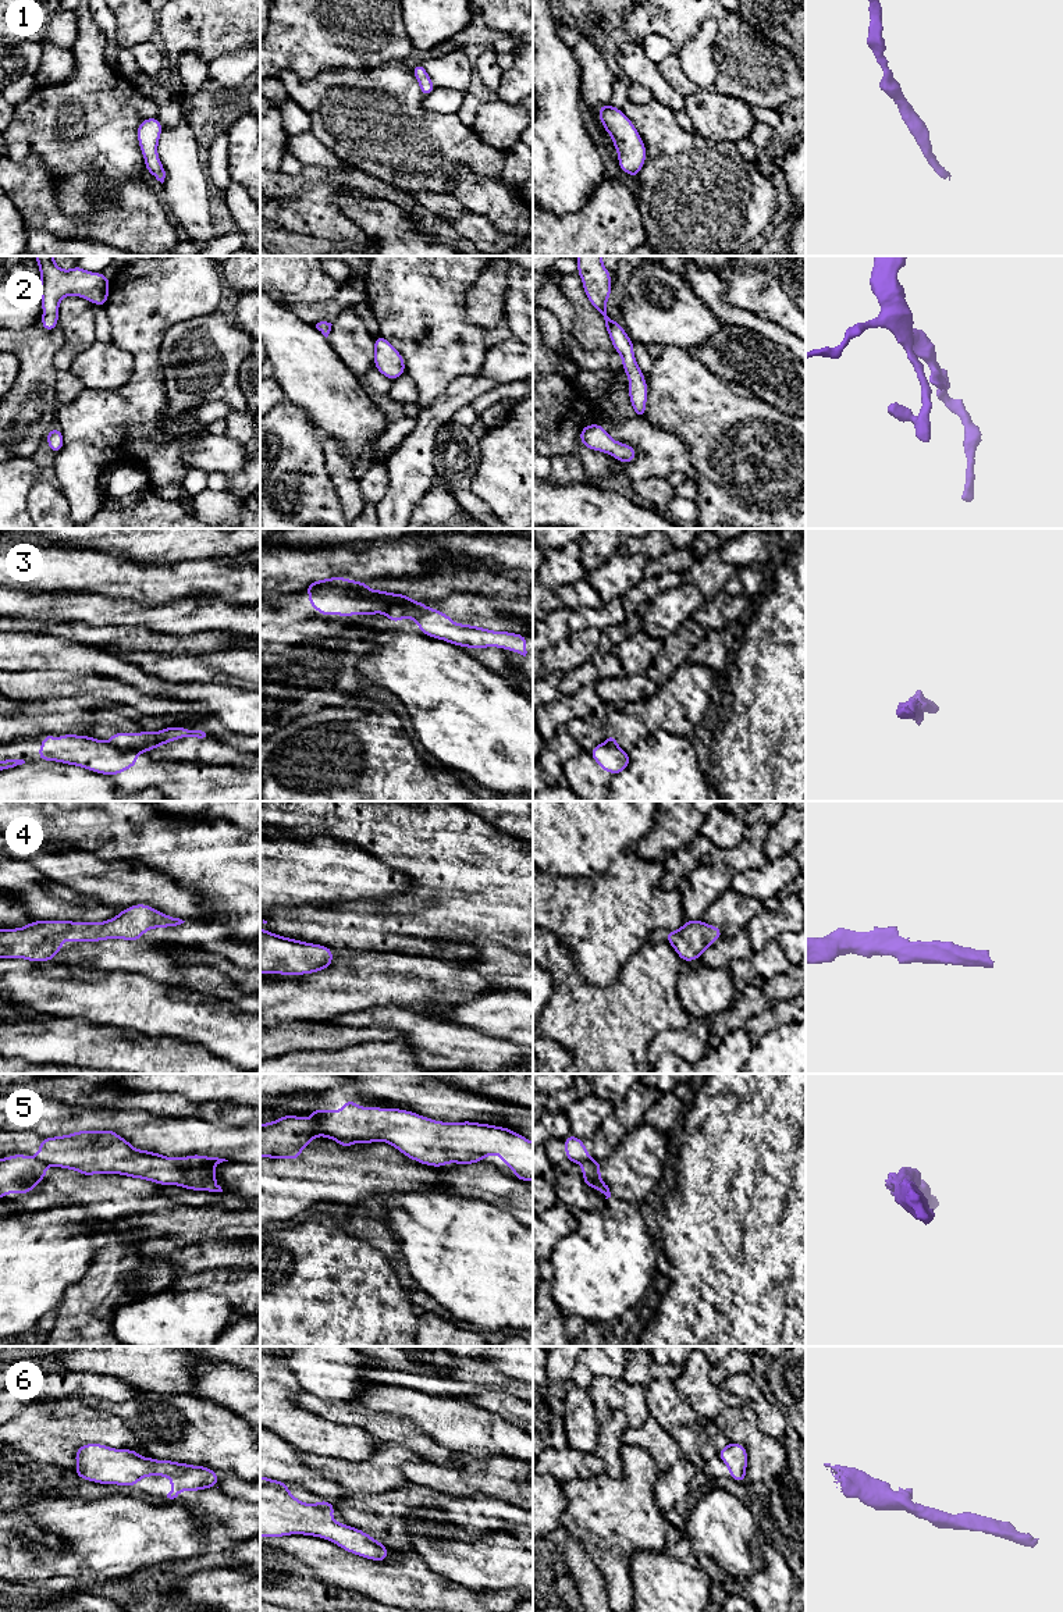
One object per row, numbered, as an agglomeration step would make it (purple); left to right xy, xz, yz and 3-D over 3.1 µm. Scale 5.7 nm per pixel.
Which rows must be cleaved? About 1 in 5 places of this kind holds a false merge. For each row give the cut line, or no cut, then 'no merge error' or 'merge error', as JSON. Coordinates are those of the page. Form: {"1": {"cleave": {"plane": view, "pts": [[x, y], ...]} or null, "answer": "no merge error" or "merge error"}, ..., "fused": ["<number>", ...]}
{"1": {"cleave": null, "answer": "no merge error"}, "2": {"cleave": null, "answer": "no merge error"}, "3": {"cleave": {"plane": "xz", "pts": [[412, 600], [404, 604], [391, 604], [384, 612]]}, "answer": "merge error"}, "4": {"cleave": null, "answer": "no merge error"}, "5": {"cleave": {"plane": "xz", "pts": [[308, 1120], [315, 1135]]}, "answer": "merge error"}, "6": {"cleave": null, "answer": "no merge error"}, "fused": ["3", "5"]}

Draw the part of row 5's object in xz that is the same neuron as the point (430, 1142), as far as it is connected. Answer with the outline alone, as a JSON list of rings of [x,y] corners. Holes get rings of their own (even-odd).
[[[349,1097],[339,1110],[316,1109],[309,1114],[314,1136],[330,1138],[344,1147],[352,1147],[355,1142],[374,1143],[381,1141],[415,1161],[441,1168],[448,1163],[481,1163],[484,1157],[498,1154],[502,1163],[513,1170],[516,1179],[533,1181],[533,1142],[505,1127],[472,1121],[455,1124],[435,1121],[409,1110],[362,1107]]]

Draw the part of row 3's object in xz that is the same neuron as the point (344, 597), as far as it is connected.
[[[346,577],[312,581],[305,590],[309,593],[310,608],[317,609],[321,618],[327,618],[330,612],[335,616],[385,613],[394,604],[412,601],[406,594],[374,591],[367,583]]]

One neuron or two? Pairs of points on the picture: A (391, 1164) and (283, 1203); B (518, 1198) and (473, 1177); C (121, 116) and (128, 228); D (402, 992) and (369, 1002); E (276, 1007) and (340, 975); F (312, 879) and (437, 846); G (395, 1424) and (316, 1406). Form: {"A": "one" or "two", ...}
{"A": "one", "B": "one", "C": "two", "D": "one", "E": "one", "F": "two", "G": "one"}

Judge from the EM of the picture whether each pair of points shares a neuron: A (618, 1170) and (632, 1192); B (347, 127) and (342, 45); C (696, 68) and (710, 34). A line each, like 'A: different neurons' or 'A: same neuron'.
A: same neuron
B: different neurons
C: same neuron

